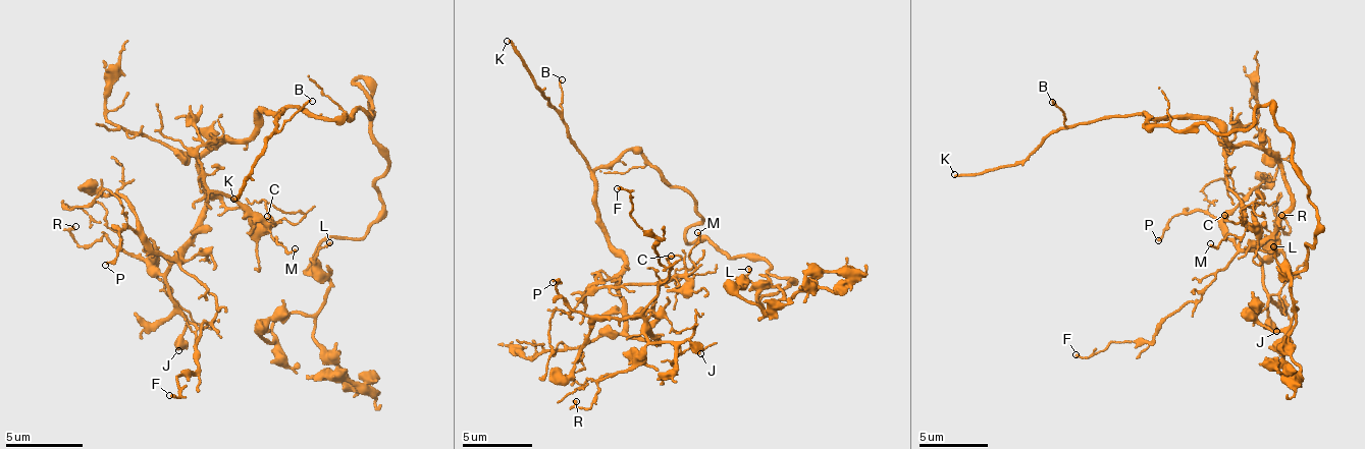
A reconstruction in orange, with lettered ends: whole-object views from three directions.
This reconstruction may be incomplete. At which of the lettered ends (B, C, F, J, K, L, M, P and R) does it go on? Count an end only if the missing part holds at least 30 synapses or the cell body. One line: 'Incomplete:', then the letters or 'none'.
Incomplete: K

